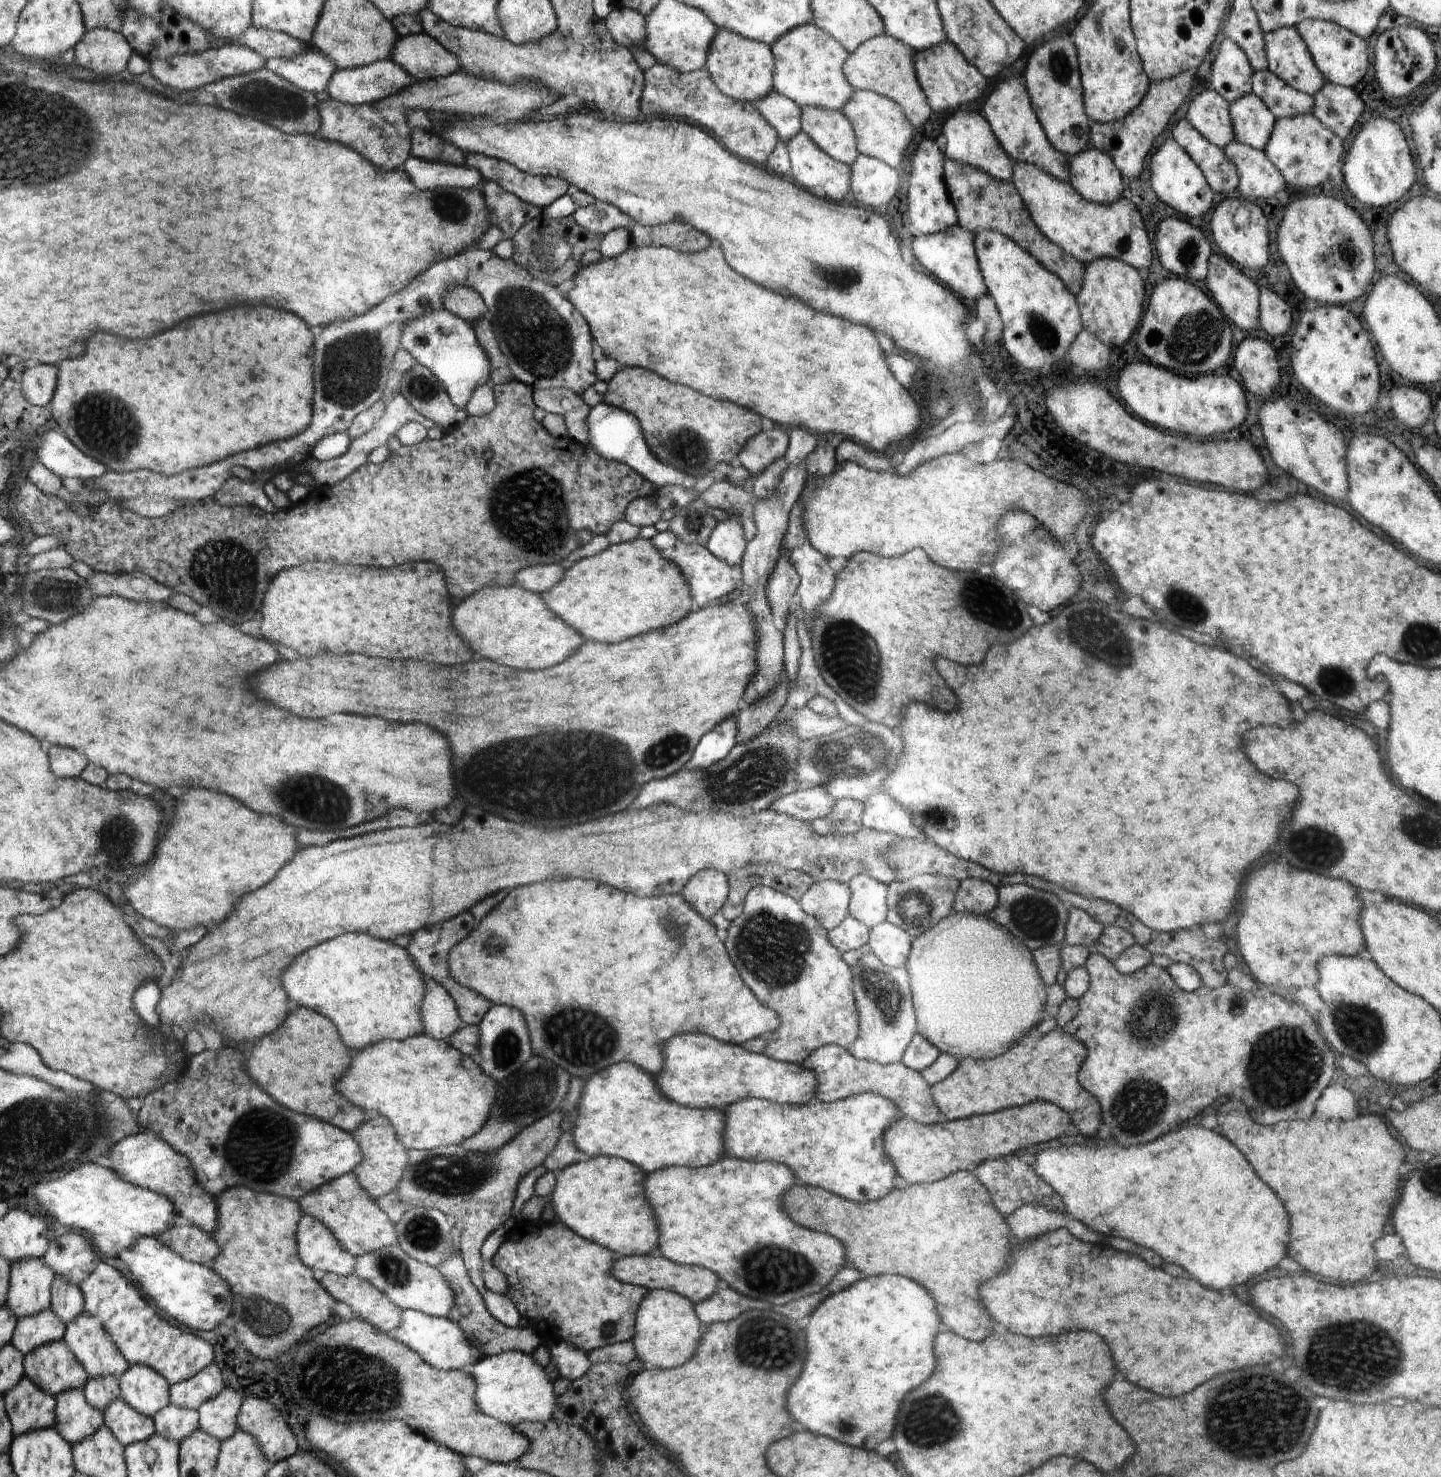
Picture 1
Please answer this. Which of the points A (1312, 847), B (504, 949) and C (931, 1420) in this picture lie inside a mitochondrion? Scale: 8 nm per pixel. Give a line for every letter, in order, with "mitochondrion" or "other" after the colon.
A: mitochondrion
B: mitochondrion
C: mitochondrion

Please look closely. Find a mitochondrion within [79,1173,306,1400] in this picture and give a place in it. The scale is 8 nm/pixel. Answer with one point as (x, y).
(267, 1319)

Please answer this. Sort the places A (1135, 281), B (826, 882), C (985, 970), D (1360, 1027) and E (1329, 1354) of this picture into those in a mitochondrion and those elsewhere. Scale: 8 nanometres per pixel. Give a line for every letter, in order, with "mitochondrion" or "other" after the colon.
A: other
B: other
C: other
D: mitochondrion
E: mitochondrion

